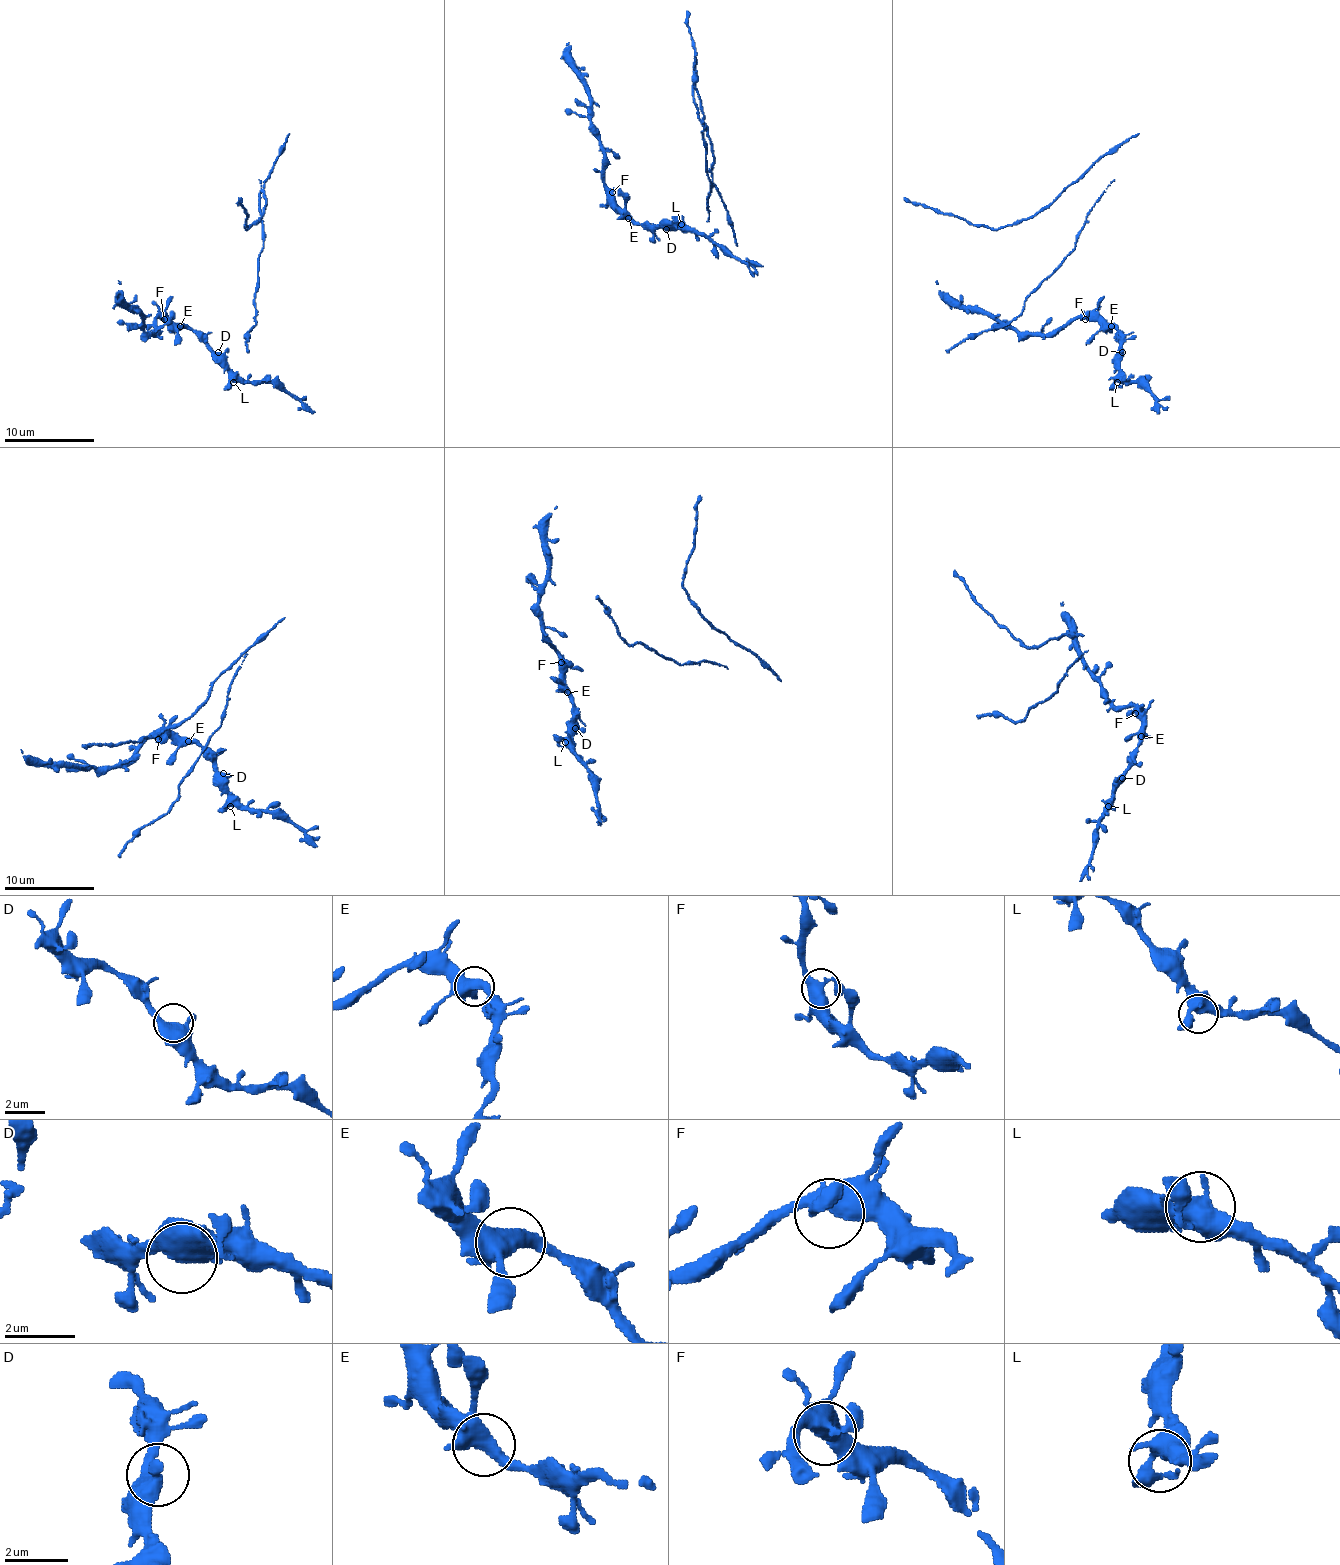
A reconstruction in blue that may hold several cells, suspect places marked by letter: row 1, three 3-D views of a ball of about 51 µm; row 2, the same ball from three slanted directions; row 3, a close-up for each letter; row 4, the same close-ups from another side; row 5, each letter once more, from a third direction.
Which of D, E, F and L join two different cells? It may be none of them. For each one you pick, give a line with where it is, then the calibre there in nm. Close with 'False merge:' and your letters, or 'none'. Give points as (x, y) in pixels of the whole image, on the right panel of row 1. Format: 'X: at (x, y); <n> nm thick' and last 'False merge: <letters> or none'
False merge: none

